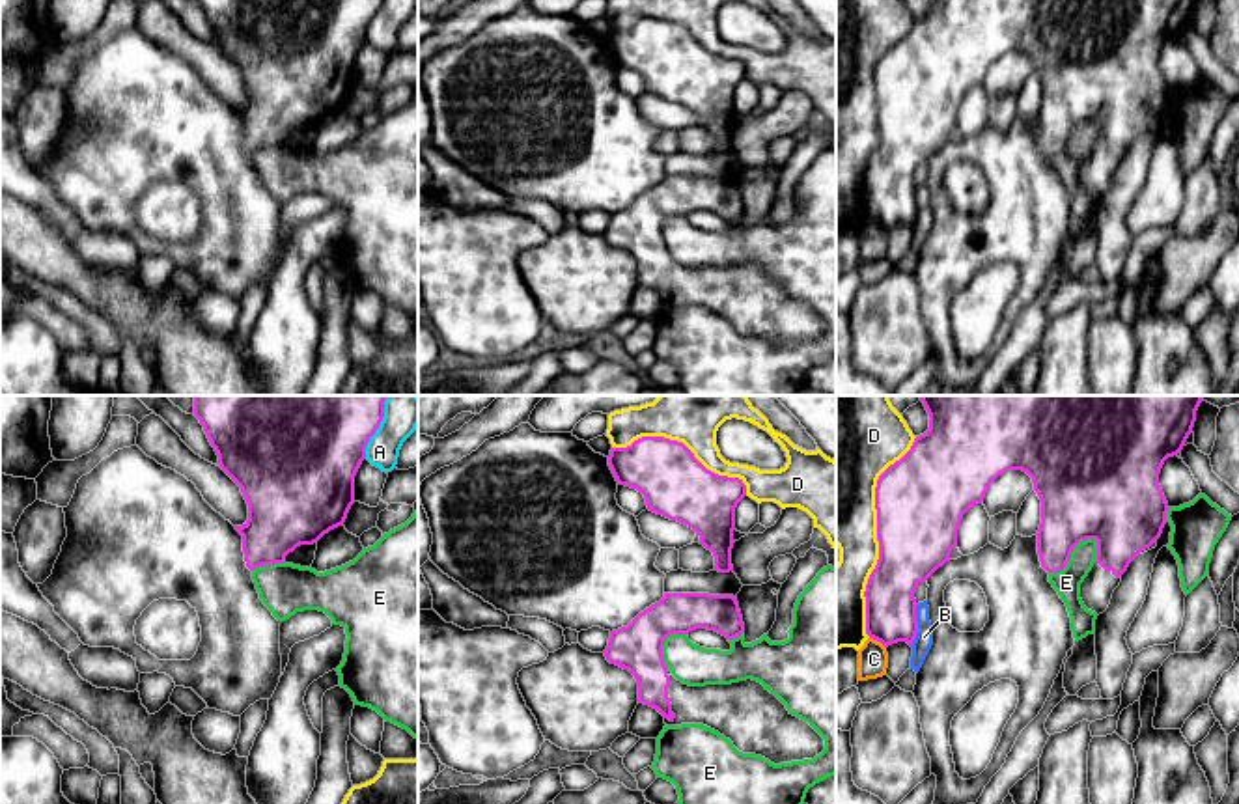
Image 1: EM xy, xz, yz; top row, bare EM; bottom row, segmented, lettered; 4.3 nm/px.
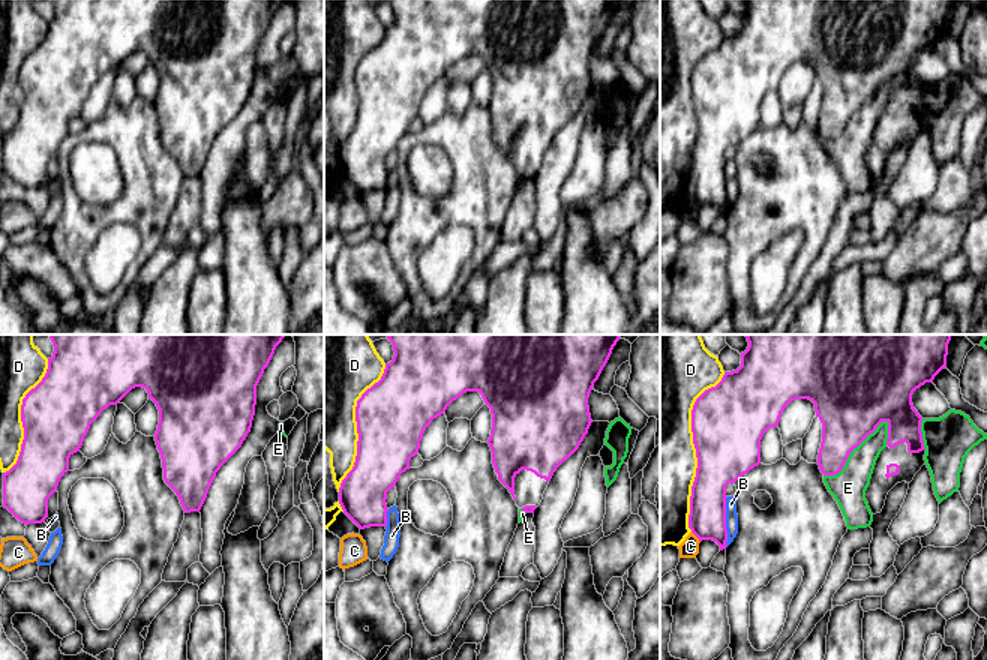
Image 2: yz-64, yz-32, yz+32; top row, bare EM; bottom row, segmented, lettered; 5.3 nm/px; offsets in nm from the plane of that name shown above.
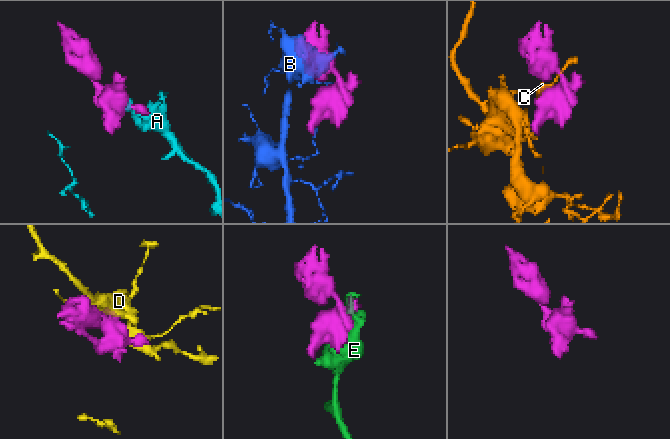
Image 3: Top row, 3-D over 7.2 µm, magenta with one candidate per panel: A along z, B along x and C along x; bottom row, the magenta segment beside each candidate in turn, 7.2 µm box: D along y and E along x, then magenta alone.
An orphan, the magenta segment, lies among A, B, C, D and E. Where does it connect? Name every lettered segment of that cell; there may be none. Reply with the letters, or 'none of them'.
none of them

